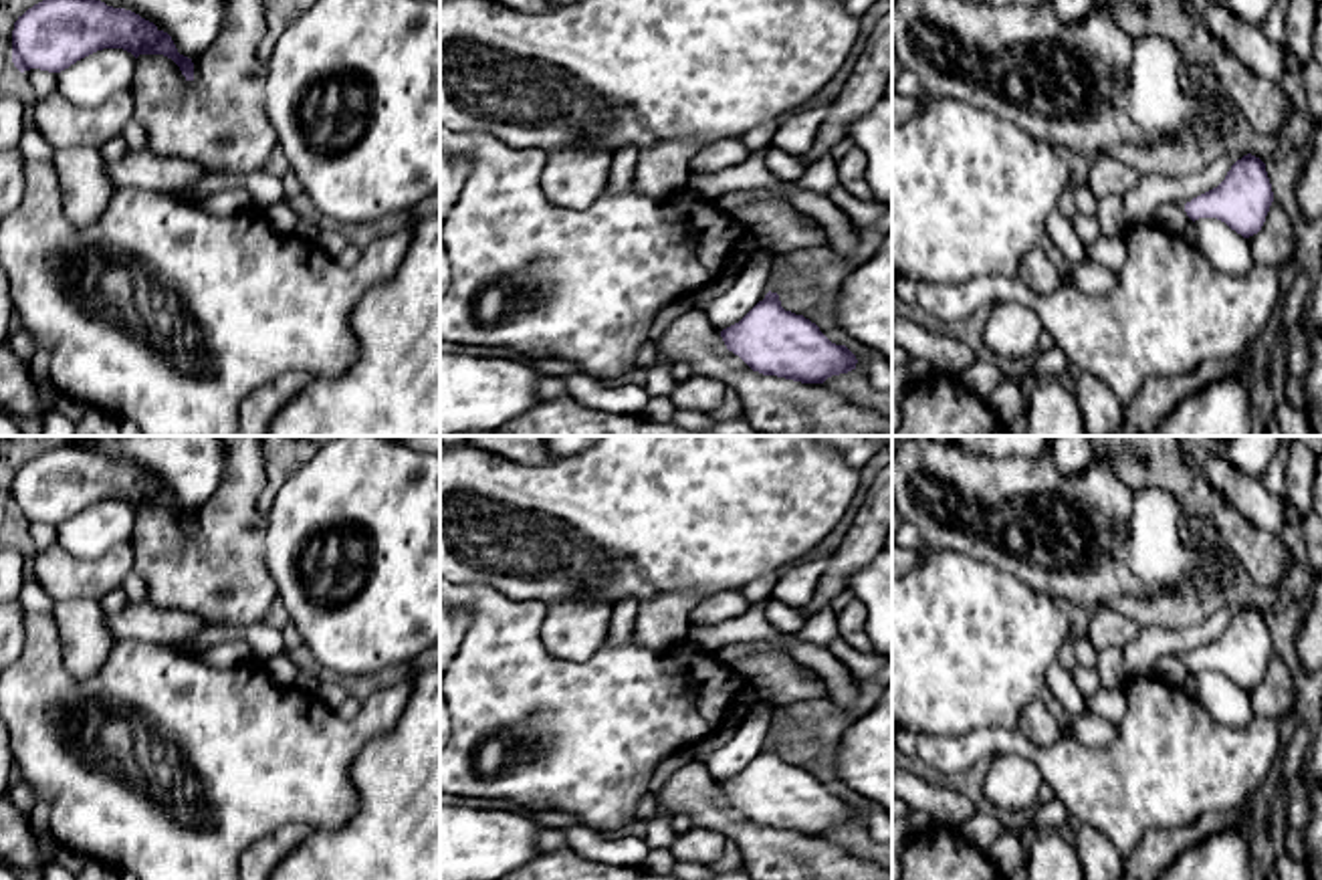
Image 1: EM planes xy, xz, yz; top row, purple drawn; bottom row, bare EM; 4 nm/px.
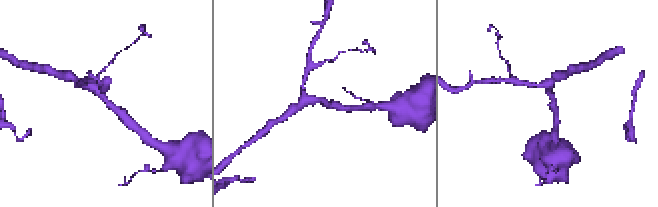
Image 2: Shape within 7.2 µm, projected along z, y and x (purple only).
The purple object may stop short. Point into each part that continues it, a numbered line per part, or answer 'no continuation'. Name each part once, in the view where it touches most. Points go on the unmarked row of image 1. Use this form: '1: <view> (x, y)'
no continuation

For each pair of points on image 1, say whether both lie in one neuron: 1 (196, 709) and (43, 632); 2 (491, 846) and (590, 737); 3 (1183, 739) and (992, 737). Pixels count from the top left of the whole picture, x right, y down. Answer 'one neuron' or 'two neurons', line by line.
1: one neuron
2: two neurons
3: one neuron

